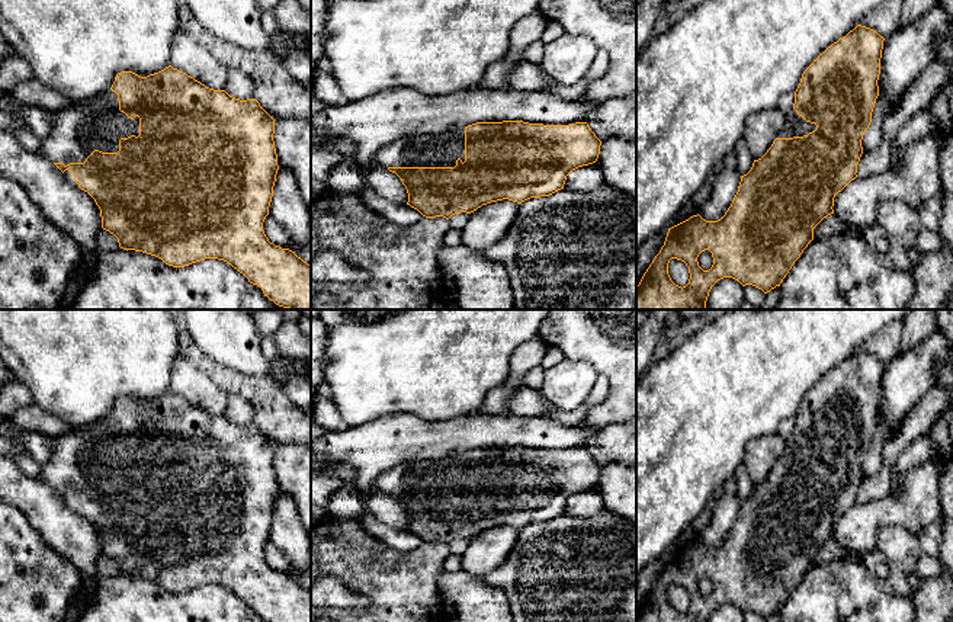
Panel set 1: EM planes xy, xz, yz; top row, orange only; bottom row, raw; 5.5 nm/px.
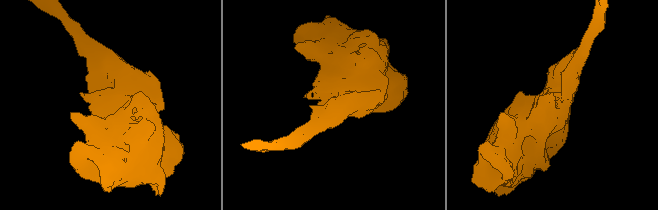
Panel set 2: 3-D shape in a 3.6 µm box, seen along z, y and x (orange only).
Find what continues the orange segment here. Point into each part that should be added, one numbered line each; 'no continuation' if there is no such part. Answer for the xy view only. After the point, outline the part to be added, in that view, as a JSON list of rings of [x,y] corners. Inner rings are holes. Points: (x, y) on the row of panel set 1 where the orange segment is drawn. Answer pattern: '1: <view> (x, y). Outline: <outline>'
1: xy (96, 124). Outline: [[[108,89],[57,112],[41,153],[49,161],[64,166],[84,163],[94,150],[118,153],[119,140],[131,135],[139,135],[139,118],[131,119],[121,112],[118,94]]]

